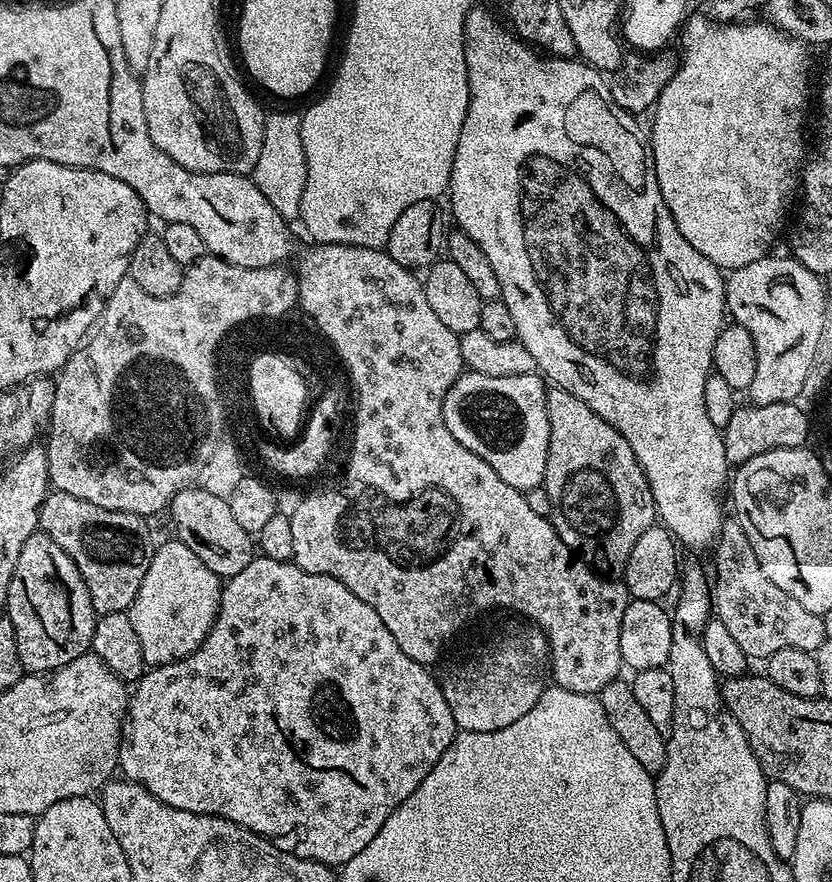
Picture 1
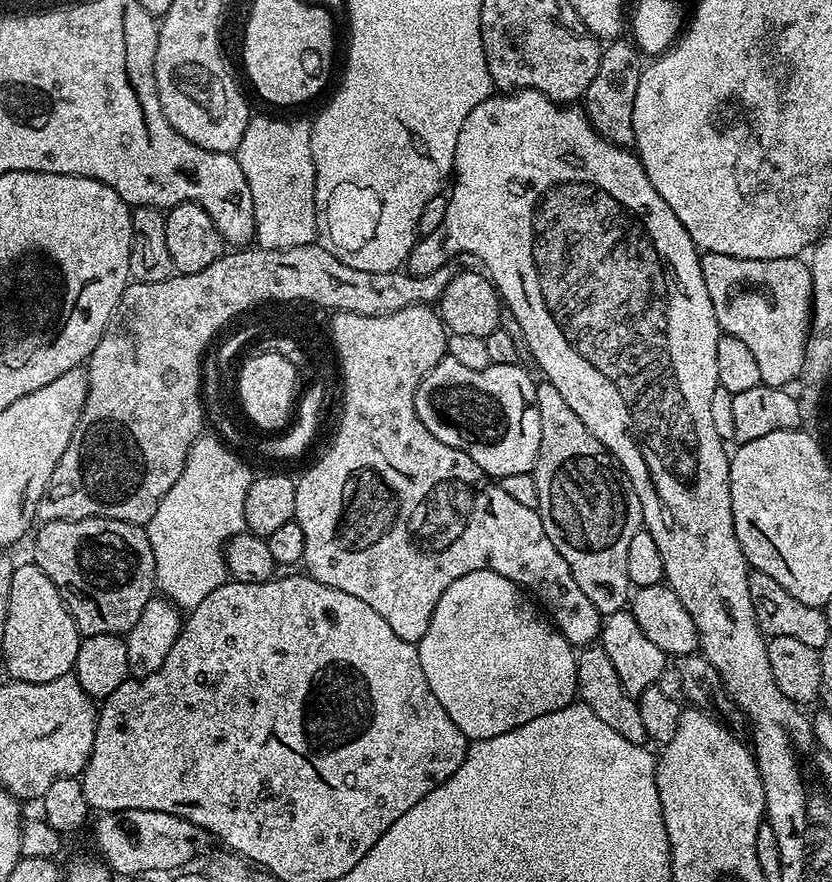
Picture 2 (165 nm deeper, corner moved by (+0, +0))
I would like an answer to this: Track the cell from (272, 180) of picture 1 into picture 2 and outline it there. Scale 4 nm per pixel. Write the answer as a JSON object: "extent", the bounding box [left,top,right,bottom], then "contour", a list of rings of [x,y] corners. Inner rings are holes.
{"extent":[235,115,317,250],"contour":[[[253,115],[246,126],[246,134],[242,134],[242,142],[236,147],[235,157],[238,166],[242,166],[242,174],[246,174],[246,186],[250,186],[250,198],[254,198],[254,222],[256,223],[255,243],[261,248],[270,250],[286,250],[294,246],[306,246],[317,239],[316,235],[316,171],[314,170],[314,158],[310,150],[311,123],[304,120],[279,120],[276,116]]]}

